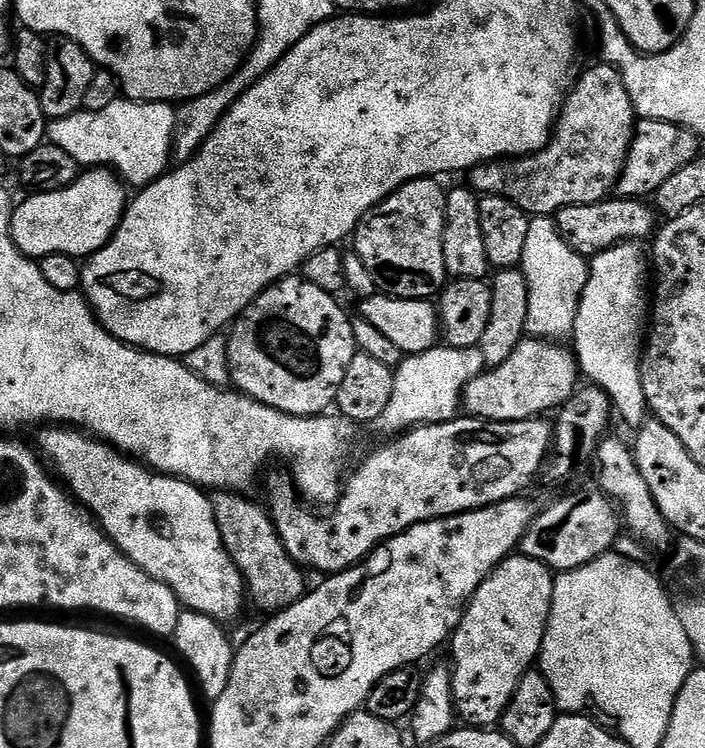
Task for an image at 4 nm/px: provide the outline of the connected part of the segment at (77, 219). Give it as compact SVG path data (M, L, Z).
M101 167L81 171L76 180L62 190L33 192L25 197L12 210L12 241L20 252L33 258L50 254L93 256L110 243L130 203L120 177Z

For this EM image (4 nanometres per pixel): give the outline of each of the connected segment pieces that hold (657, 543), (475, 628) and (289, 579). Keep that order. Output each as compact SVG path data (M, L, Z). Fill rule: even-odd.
M608 434L600 441L600 447L594 457L595 464L596 480L600 483L597 484L599 491L616 501L623 527L627 531L629 528L642 543L649 544L652 548L664 548L668 543L671 545L673 529L669 528L668 523L662 518L662 510L658 510L650 494L650 486L646 486L646 478L642 478L636 459L632 457L629 441L619 440L614 434Z
M513 554L503 560L478 586L463 609L460 625L450 637L452 644L452 700L461 721L472 726L496 726L506 710L520 679L537 663L550 618L554 586L554 573L542 562L523 554Z
M215 491L210 499L224 549L243 574L251 603L253 600L255 606L264 611L264 614L275 614L300 600L308 590L308 585L303 569L294 563L285 544L281 542L271 515L248 498L241 493Z

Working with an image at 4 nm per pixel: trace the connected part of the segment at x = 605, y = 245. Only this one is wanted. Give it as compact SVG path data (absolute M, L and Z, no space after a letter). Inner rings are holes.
M609 198L596 204L566 206L556 213L554 219L562 238L579 256L585 258L597 256L599 252L613 248L615 244L644 242L644 239L647 241L658 228L658 216L651 203L623 198Z

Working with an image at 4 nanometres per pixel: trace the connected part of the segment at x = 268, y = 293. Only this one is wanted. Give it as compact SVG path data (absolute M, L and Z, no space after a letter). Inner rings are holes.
M293 274L285 276L279 284L271 284L257 300L250 302L227 333L228 361L235 391L291 416L327 413L335 405L338 386L342 386L350 358L354 358L358 351L352 329L353 317L347 316L336 300L339 299L333 293L318 290L314 282L304 279L303 275Z

